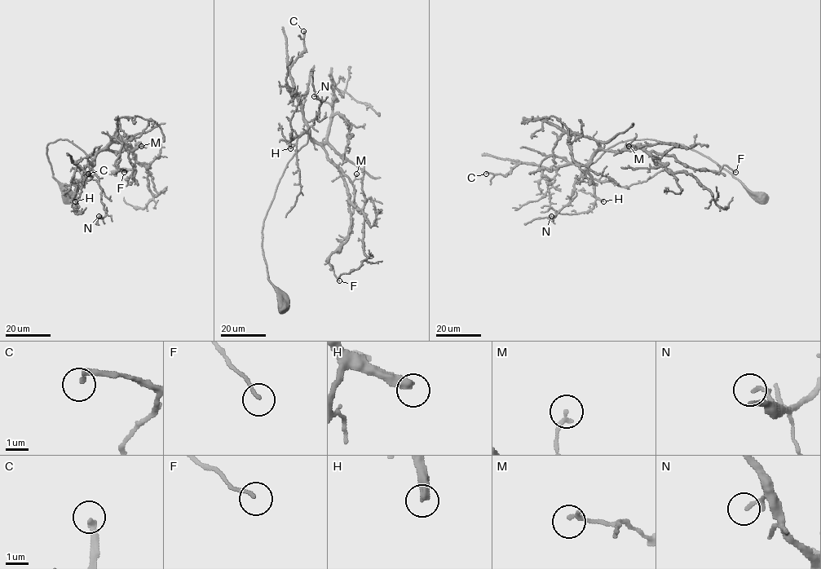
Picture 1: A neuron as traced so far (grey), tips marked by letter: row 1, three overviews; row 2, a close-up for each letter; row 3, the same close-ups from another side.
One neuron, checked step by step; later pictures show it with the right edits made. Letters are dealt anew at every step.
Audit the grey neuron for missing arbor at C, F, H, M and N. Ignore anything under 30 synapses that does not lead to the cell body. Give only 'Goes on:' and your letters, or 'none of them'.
Goes on: H

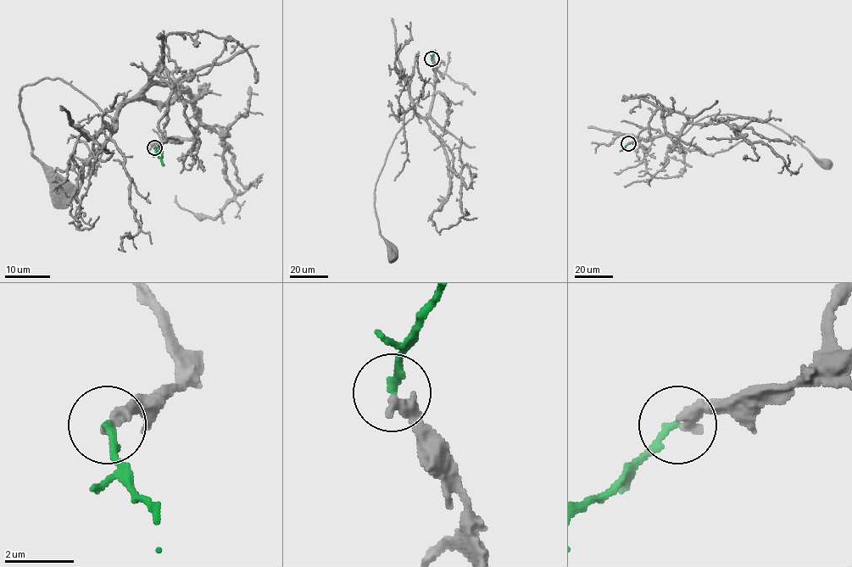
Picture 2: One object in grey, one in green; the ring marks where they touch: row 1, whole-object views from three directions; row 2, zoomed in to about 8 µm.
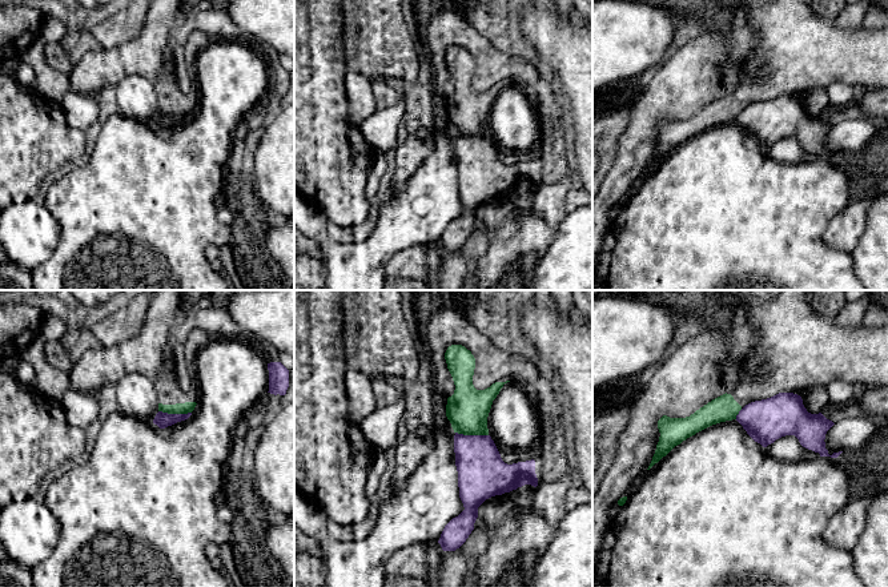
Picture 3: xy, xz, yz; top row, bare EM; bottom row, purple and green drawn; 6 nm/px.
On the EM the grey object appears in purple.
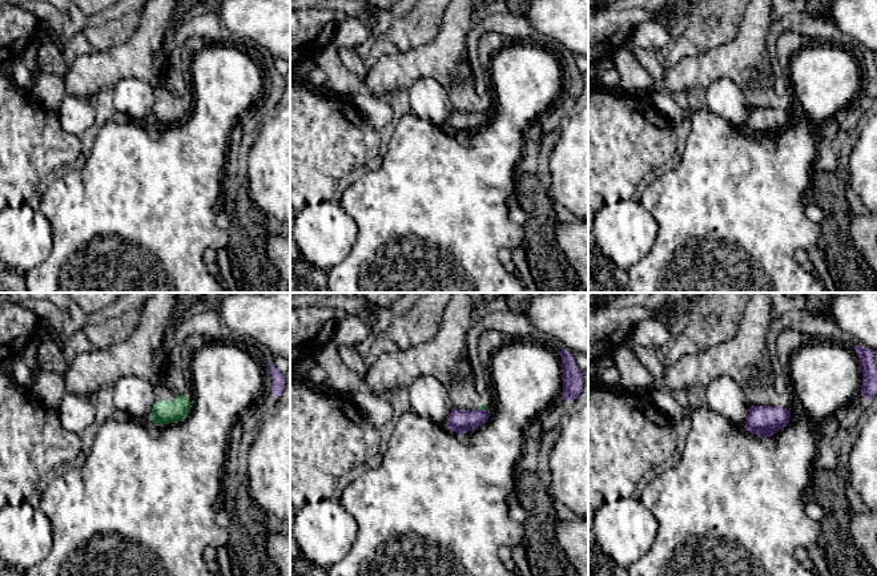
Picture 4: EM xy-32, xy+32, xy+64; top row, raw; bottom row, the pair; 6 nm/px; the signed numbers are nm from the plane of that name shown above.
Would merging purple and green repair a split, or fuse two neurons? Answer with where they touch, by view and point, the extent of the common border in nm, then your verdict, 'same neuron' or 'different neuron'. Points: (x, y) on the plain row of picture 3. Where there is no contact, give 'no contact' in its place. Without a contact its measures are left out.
meets purple in xy at (175, 116); contact 200 nm long; different neuron

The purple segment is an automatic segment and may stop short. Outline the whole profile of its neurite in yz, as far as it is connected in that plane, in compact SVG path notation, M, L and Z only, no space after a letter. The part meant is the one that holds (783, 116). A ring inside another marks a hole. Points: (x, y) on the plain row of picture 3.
M779 95L771 100L746 106L736 122L763 149L785 137L795 137L800 146L820 158L837 160L843 153L828 156L825 136L835 126L821 114L811 116L800 97Z

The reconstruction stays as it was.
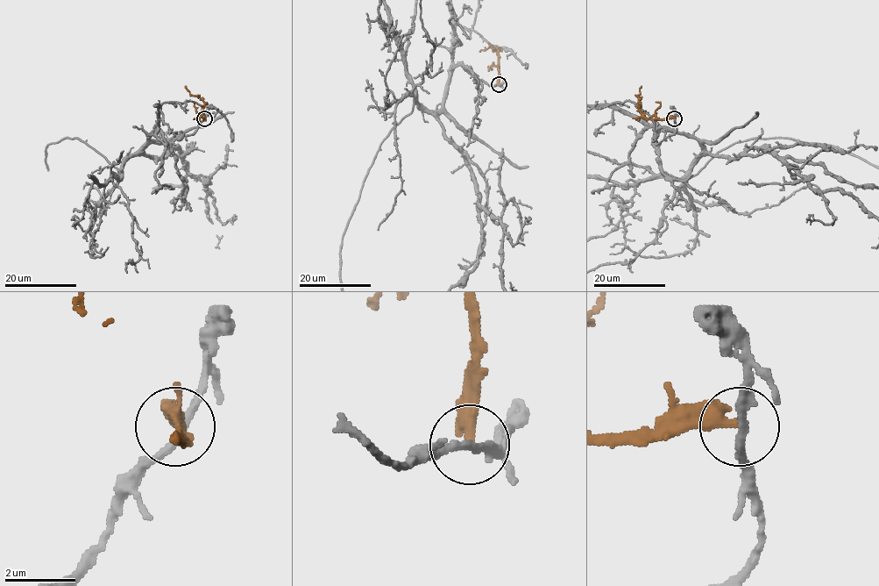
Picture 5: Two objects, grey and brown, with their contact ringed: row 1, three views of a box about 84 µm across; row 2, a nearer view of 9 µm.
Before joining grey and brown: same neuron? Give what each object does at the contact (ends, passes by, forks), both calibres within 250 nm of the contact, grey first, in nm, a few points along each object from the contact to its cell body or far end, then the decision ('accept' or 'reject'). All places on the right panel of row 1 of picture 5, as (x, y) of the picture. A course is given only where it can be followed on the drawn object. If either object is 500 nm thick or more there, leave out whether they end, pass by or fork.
grey passes by; brown ends there; 220 nm thick on the grey side, 360 nm on the other; brown runs (675, 118), (648, 119), (640, 111), (636, 96), (640, 94), (641, 86); reject

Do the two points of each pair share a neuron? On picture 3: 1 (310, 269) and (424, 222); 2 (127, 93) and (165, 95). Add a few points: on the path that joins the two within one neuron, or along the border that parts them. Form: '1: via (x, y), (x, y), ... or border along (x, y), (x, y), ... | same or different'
1: border along (321, 257), (326, 265), (328, 276) | different
2: border along (131, 76), (145, 77), (159, 99) | different

